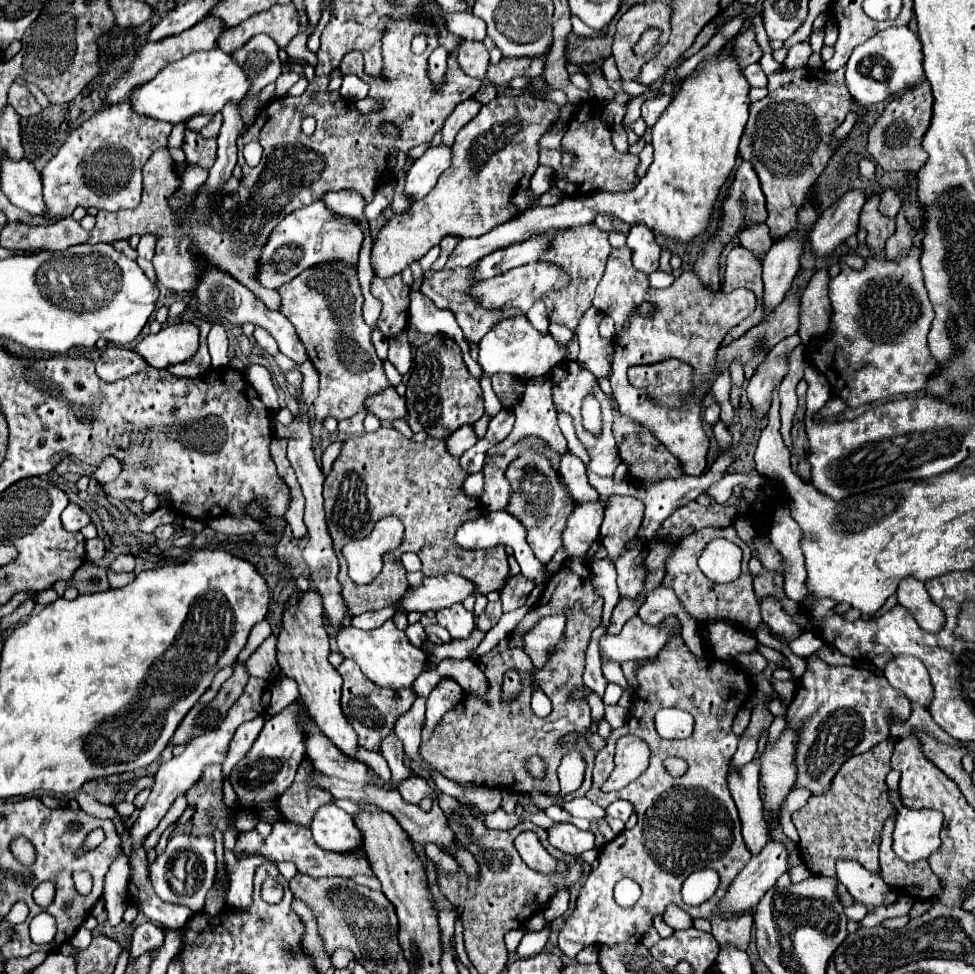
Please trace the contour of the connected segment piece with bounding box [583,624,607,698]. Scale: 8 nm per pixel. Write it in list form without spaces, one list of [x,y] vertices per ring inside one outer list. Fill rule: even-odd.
[[[600,624],[593,630],[591,635],[591,641],[585,650],[585,670],[583,670],[583,682],[597,694],[597,696],[603,696],[603,690],[607,686],[607,680],[601,672],[601,656],[599,656],[599,646],[597,646],[597,640],[604,635],[606,629]]]

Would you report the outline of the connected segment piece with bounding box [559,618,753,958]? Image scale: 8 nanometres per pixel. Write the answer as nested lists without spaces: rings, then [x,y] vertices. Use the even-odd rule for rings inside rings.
[[[677,618],[661,622],[661,628],[673,630],[675,634],[655,658],[637,662],[637,690],[629,708],[629,720],[623,728],[613,730],[607,746],[597,752],[593,786],[585,794],[591,802],[603,808],[619,798],[629,800],[635,806],[639,820],[635,830],[631,828],[621,832],[615,836],[615,840],[601,848],[599,866],[589,874],[579,892],[577,908],[571,912],[559,932],[559,948],[567,958],[575,958],[579,950],[591,944],[641,942],[643,936],[653,928],[653,918],[663,916],[665,906],[669,904],[681,906],[693,918],[707,918],[711,922],[711,934],[721,946],[735,944],[737,948],[745,950],[749,944],[753,916],[741,914],[741,918],[721,918],[721,914],[717,914],[717,902],[725,898],[725,890],[729,890],[729,882],[733,882],[733,878],[741,872],[741,866],[751,860],[741,836],[737,808],[727,788],[729,760],[739,744],[731,724],[737,710],[751,694],[751,680],[737,664],[719,662],[711,650],[705,650],[705,654],[697,658],[679,636],[677,628],[681,628],[681,622],[677,622]],[[661,708],[687,710],[695,718],[693,734],[685,740],[663,740],[653,724],[653,716]],[[621,734],[633,734],[645,740],[651,748],[651,762],[635,782],[623,790],[603,794],[601,784],[609,778],[613,750]],[[669,756],[683,758],[689,764],[683,776],[673,778],[667,772],[663,762]],[[703,868],[713,868],[719,872],[719,890],[703,906],[685,906],[679,896],[681,884],[691,872]],[[621,878],[631,878],[641,886],[641,898],[631,908],[621,908],[613,898],[613,888]]]

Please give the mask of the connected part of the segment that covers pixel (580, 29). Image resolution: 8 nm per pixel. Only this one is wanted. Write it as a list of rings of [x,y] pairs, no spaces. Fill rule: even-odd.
[[[573,16],[571,18],[571,22],[573,22],[573,34],[577,34],[577,36],[581,36],[581,38],[599,38],[599,36],[603,36],[605,32],[603,30],[593,30],[593,28],[589,28],[587,24],[583,24],[577,16]]]

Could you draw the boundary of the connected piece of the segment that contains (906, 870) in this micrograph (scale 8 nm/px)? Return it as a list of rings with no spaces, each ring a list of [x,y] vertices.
[[[887,820],[883,834],[881,834],[881,846],[879,846],[879,860],[881,860],[881,878],[889,886],[899,886],[897,890],[905,890],[917,900],[929,900],[939,890],[939,878],[929,868],[927,860],[907,864],[897,858],[897,854],[891,848],[893,842],[893,824],[895,820]]]

